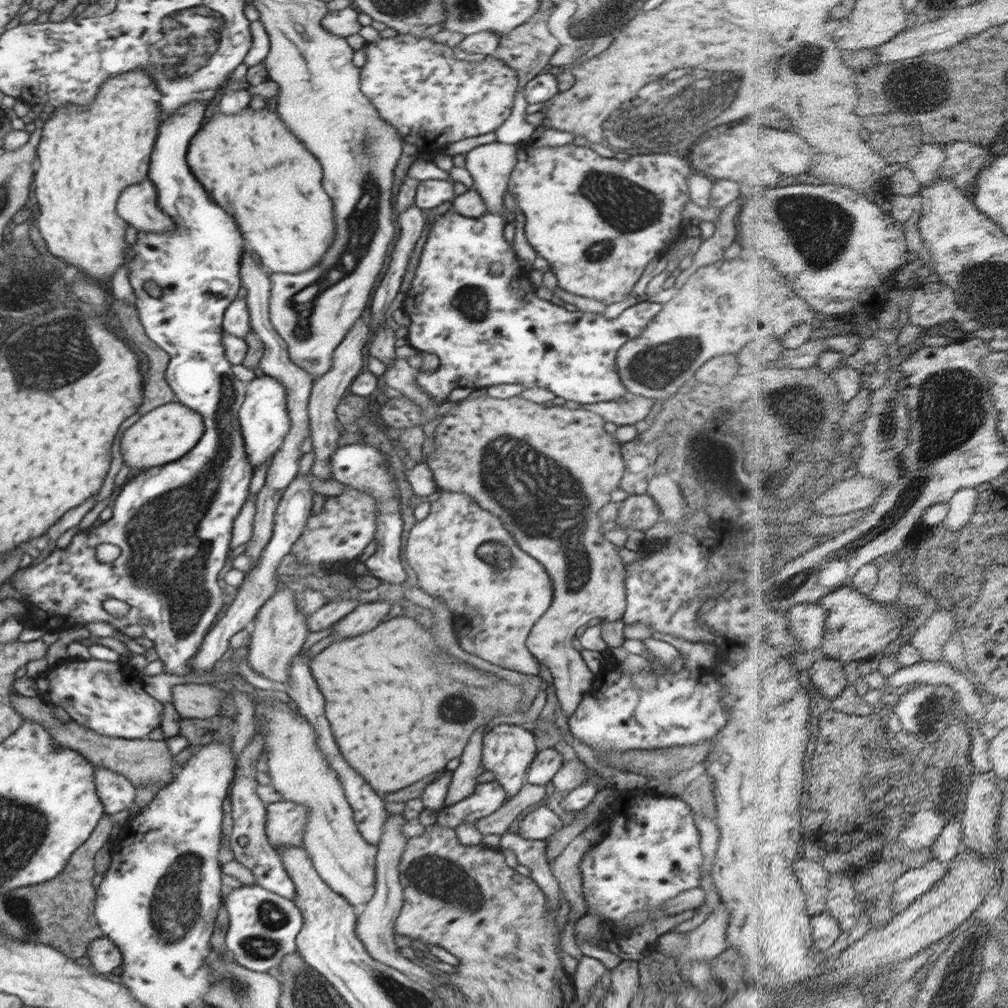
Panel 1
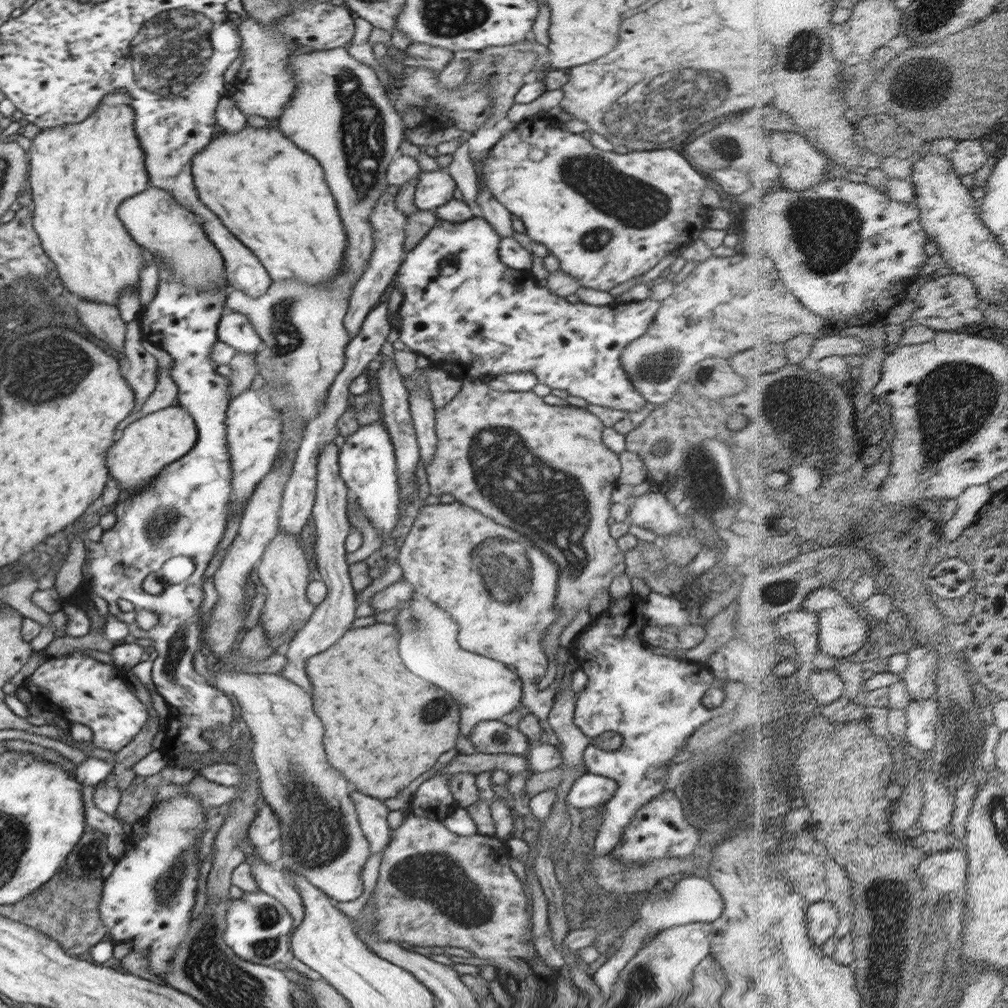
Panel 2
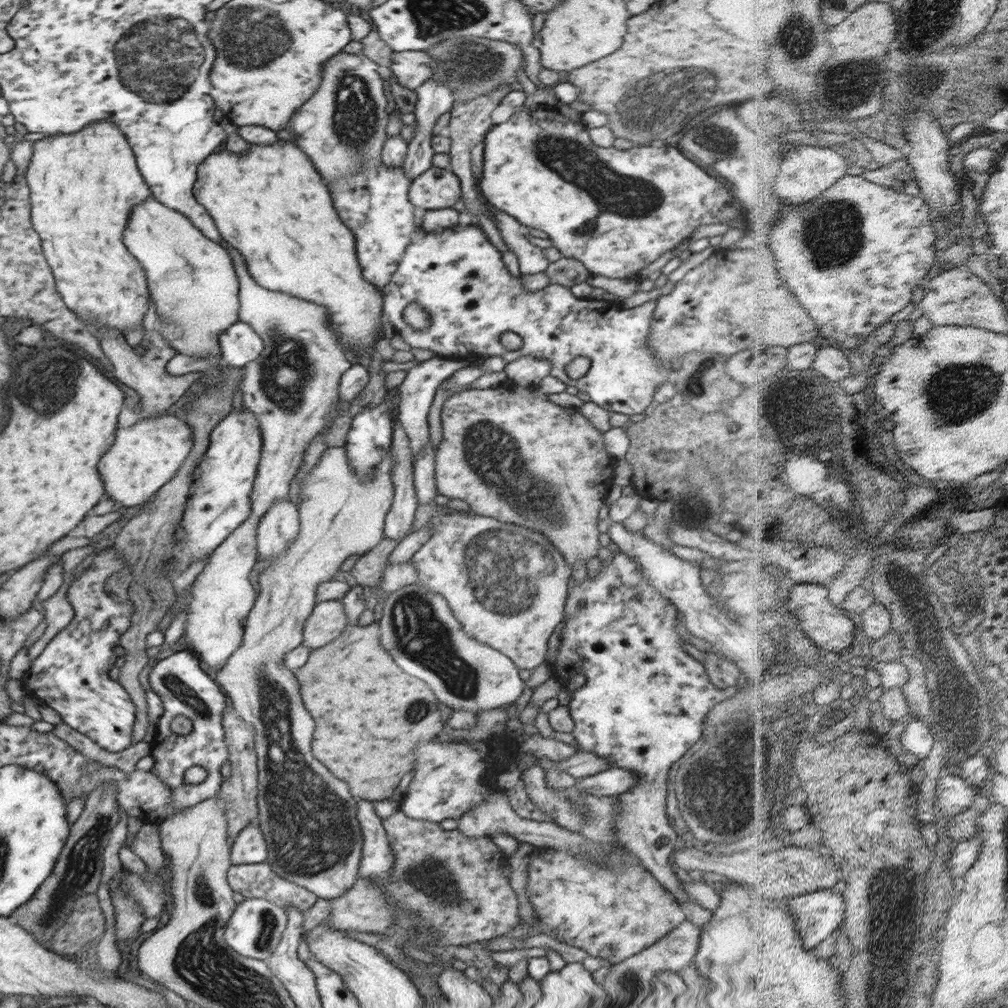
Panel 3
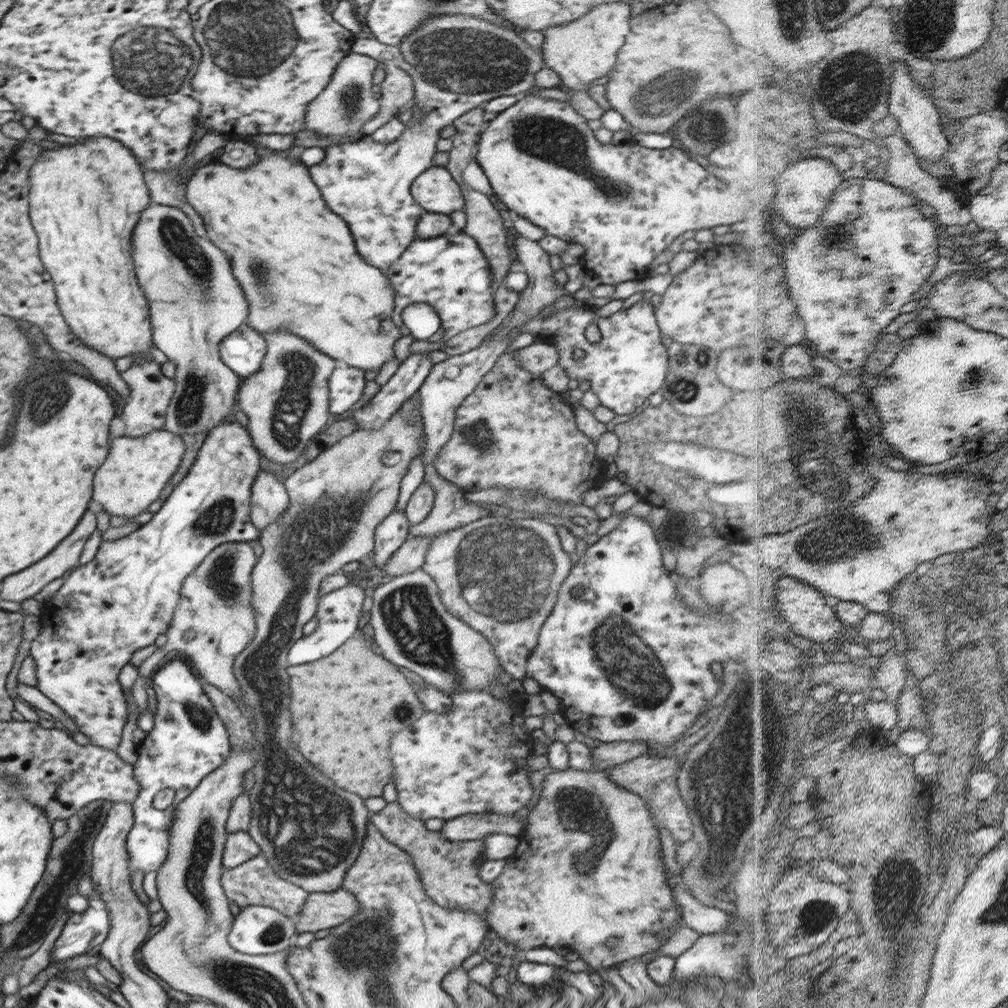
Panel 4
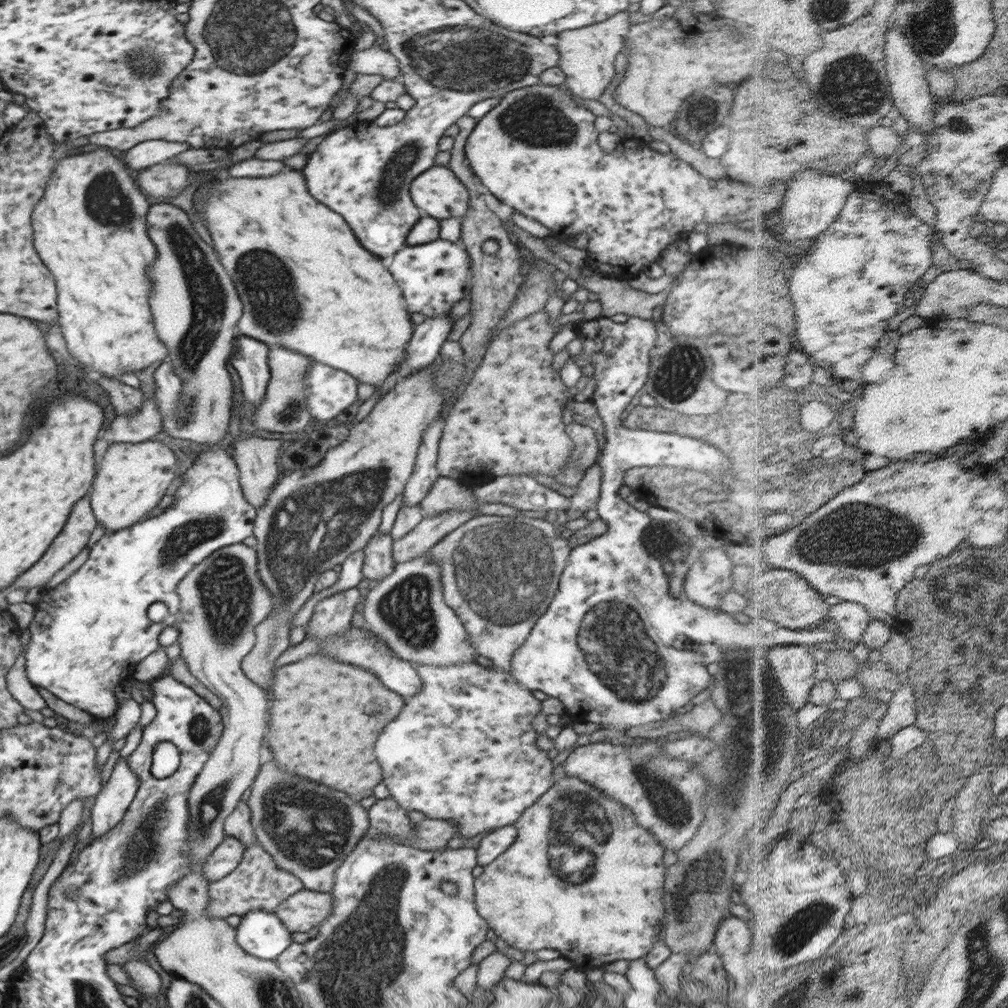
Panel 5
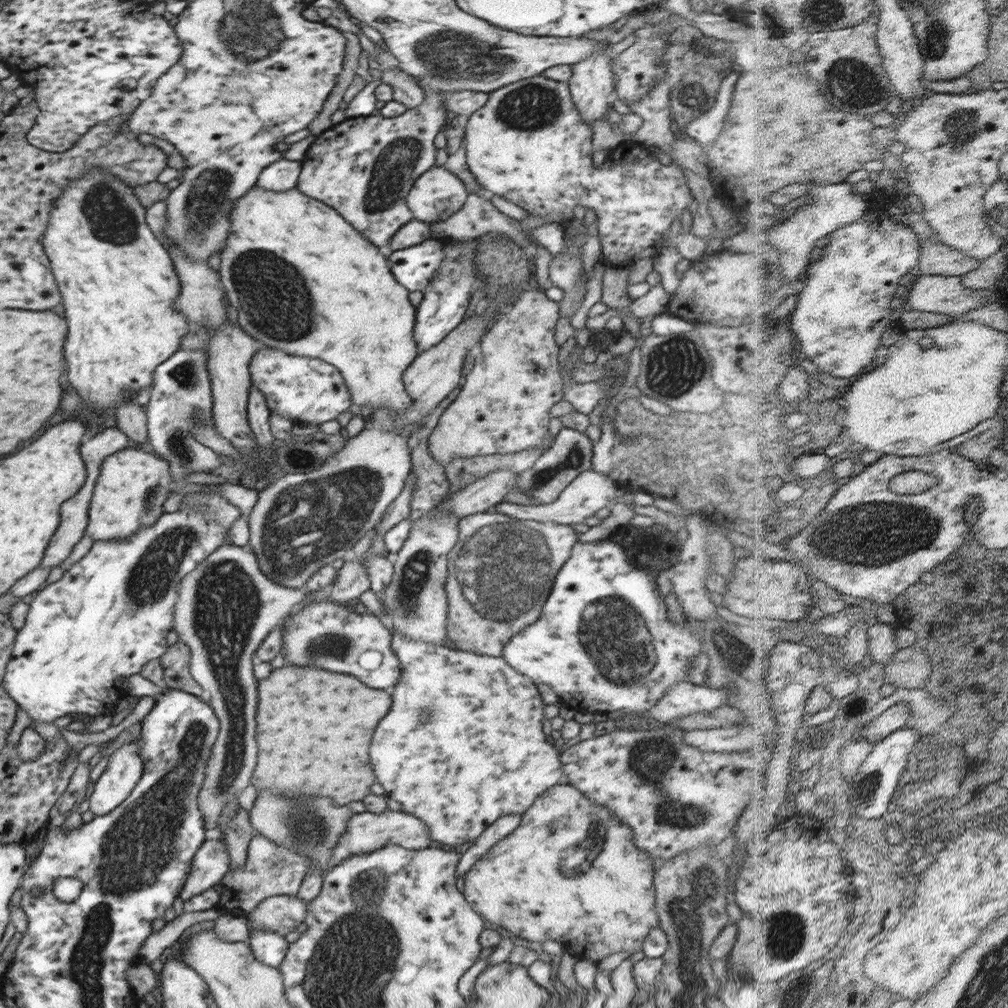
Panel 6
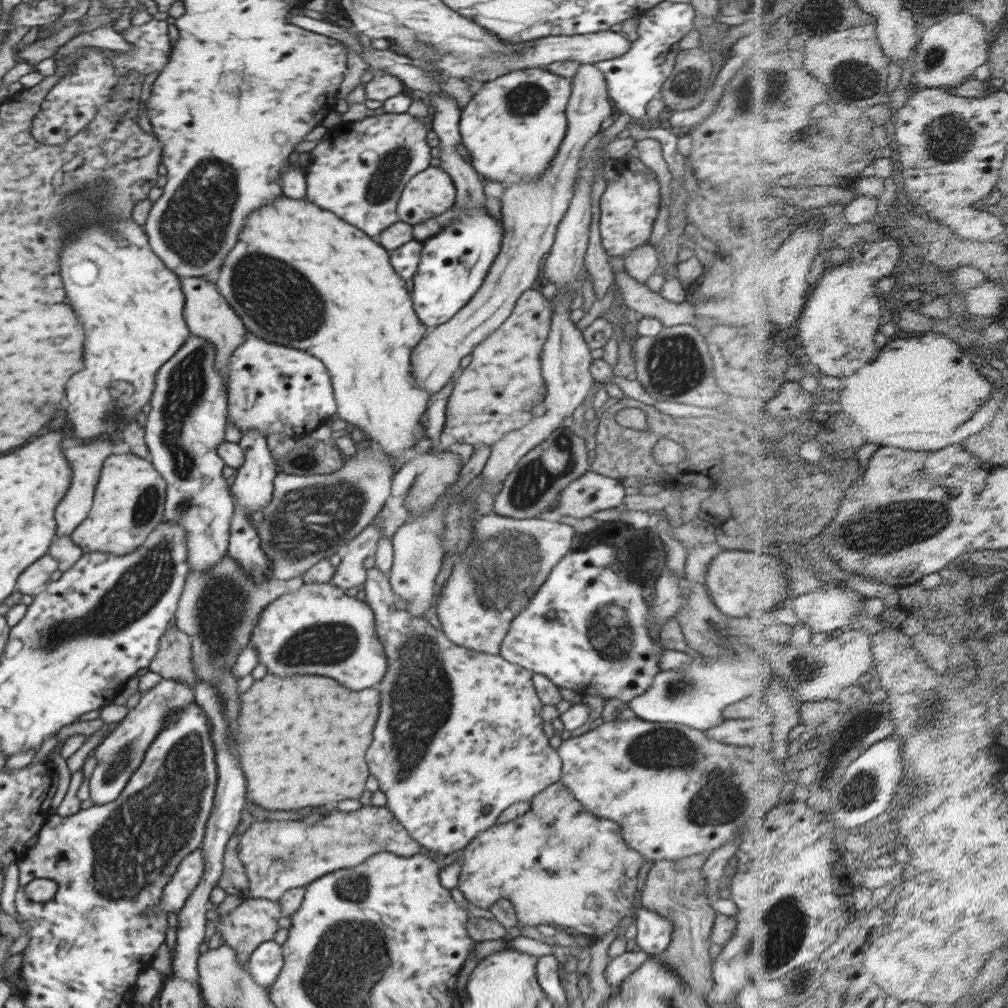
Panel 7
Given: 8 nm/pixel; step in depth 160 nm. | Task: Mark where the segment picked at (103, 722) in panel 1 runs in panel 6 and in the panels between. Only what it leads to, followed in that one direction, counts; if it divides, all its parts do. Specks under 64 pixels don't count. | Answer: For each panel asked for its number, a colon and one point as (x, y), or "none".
2: (74, 686)
3: (70, 675)
4: (119, 602)
5: (89, 632)
6: (85, 634)

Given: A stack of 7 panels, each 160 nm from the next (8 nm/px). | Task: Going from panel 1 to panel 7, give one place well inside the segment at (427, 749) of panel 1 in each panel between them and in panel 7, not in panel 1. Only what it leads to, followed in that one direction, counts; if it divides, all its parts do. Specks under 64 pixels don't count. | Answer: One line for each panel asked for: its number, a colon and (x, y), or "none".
2: (363, 693)
3: (370, 716)
4: (345, 707)
5: (321, 728)
6: (314, 729)
7: (303, 739)

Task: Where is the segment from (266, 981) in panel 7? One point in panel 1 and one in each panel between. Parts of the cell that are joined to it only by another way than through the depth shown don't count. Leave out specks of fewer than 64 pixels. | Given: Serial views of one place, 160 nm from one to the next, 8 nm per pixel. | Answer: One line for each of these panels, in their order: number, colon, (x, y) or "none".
1: (263, 927)
2: (257, 930)
3: (254, 930)
4: (257, 930)
5: (262, 934)
6: (270, 948)

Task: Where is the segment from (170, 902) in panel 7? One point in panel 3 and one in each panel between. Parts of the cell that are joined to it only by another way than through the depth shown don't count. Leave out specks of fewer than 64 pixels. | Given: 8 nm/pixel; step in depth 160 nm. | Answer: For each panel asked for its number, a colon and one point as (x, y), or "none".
3: (250, 847)
4: (239, 847)
5: (227, 857)
6: (209, 866)

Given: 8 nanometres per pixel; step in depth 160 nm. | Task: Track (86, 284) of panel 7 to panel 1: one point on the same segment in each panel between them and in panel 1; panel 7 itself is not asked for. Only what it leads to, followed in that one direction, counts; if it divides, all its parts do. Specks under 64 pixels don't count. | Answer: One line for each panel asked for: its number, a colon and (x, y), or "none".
1: (87, 155)
2: (80, 172)
3: (83, 185)
4: (85, 199)
5: (89, 228)
6: (117, 281)

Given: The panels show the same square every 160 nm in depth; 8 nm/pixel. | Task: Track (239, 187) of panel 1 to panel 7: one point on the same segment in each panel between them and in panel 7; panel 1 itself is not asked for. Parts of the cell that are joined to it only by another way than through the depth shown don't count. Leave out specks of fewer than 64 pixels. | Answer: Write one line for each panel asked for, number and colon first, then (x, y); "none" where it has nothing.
2: (272, 197)
3: (269, 203)
4: (296, 260)
5: (306, 284)
6: (351, 312)
7: (367, 326)

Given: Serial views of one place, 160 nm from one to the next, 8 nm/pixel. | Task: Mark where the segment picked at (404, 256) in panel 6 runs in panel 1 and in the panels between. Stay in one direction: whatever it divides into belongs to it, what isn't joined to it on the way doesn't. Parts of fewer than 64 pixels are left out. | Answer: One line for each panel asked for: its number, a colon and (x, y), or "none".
1: (470, 303)
2: (473, 317)
3: (456, 275)
4: (449, 272)
5: (432, 276)

